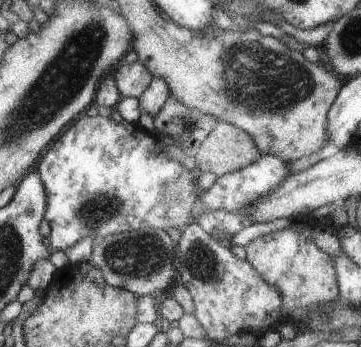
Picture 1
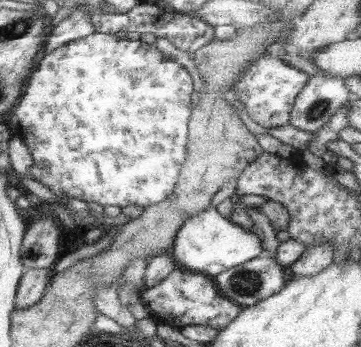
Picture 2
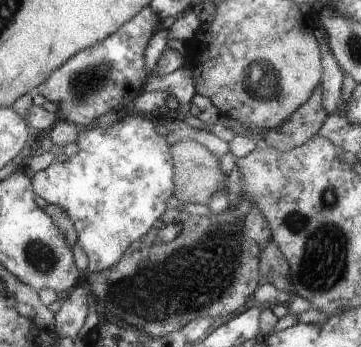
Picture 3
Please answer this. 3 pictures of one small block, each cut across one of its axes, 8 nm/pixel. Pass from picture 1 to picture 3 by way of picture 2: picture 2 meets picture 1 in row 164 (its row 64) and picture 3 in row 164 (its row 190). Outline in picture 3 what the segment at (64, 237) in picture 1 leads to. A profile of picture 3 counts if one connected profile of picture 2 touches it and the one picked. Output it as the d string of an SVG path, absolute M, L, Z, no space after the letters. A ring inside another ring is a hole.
M123 112L123 122L113 124L109 130L91 128L81 130L77 148L79 152L71 156L67 162L53 162L47 170L33 174L33 184L37 196L41 196L47 204L55 204L67 212L77 230L77 242L89 256L87 274L109 272L115 264L119 264L129 248L149 234L153 226L159 226L161 218L167 212L167 202L175 196L175 158L167 140L155 130L155 120L149 114L139 112Z

